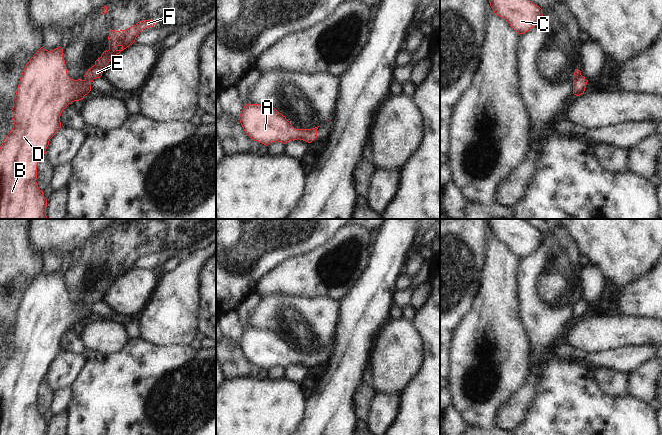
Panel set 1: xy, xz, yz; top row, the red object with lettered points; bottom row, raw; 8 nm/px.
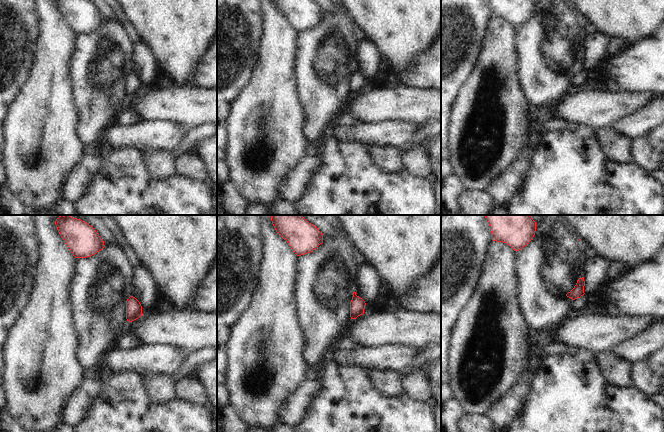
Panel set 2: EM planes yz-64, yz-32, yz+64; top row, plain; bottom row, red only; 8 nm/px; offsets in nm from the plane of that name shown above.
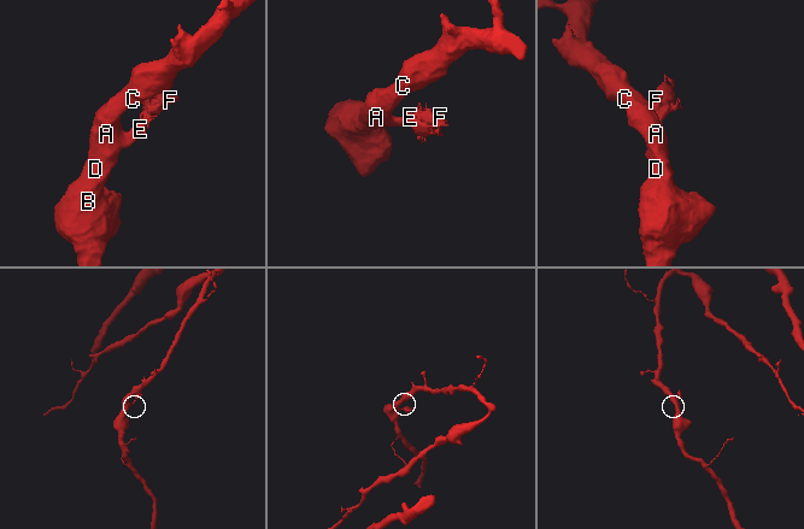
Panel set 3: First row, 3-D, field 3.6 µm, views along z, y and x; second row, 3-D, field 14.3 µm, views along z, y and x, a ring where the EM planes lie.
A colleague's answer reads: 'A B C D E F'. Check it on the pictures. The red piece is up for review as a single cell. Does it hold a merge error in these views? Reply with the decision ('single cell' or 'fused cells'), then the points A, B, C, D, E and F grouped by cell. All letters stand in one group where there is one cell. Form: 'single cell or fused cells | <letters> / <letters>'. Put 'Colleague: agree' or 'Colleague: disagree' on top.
Colleague: disagree
fused cells | A B C D / E F

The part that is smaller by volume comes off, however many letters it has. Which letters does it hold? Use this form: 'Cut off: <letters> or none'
Cut off: E, F

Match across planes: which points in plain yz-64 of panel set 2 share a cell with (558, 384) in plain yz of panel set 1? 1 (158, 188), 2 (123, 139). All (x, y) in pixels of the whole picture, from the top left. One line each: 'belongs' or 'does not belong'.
1: belongs
2: does not belong

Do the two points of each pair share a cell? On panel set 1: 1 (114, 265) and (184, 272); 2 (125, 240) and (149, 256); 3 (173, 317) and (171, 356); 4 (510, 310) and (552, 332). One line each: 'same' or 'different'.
1: different
2: same
3: different
4: different

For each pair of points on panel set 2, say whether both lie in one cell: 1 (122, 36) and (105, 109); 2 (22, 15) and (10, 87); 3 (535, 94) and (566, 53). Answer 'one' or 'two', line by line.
1: one
2: one
3: one

